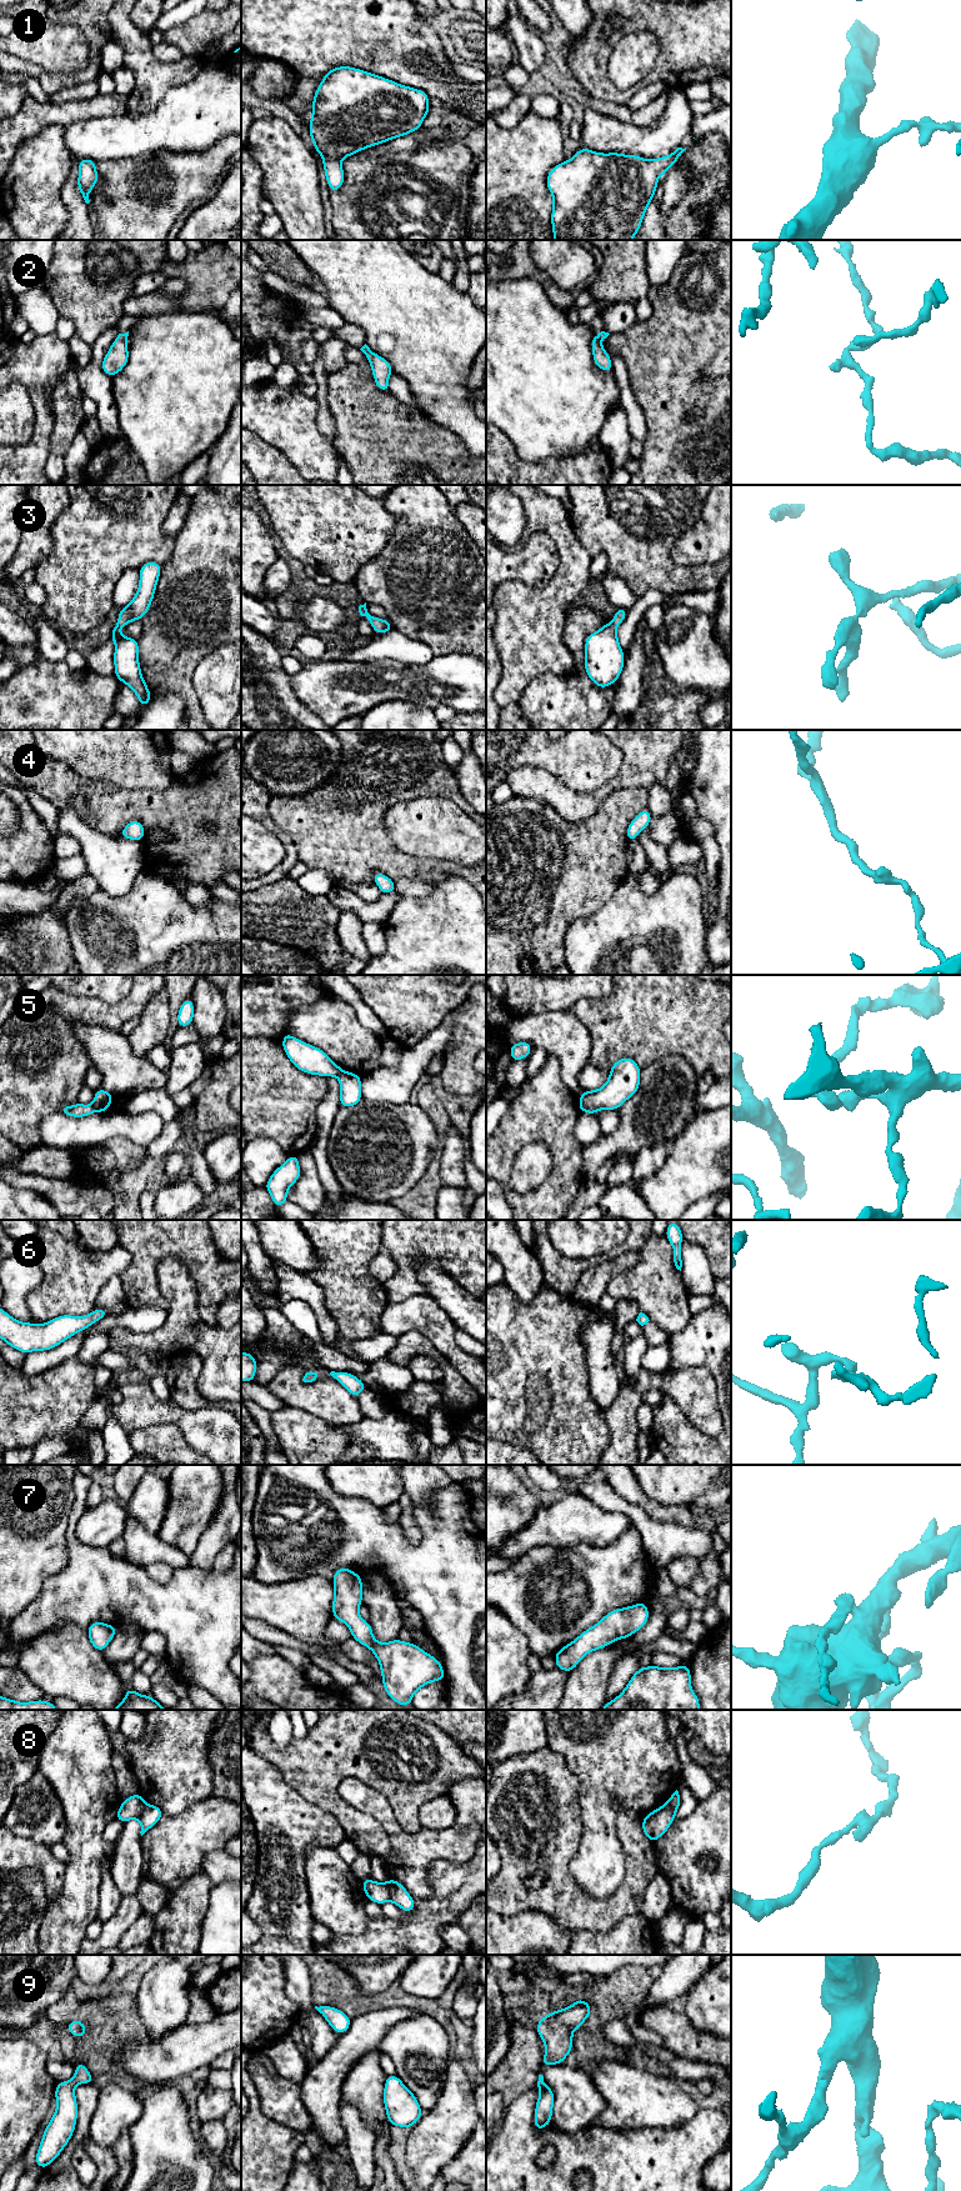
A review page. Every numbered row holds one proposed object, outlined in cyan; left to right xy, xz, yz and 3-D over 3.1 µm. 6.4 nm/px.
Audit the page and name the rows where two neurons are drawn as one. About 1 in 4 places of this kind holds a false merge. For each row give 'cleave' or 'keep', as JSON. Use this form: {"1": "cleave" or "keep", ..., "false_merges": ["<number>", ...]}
{"1": "keep", "2": "keep", "3": "keep", "4": "keep", "5": "cleave", "6": "keep", "7": "keep", "8": "cleave", "9": "keep", "false_merges": ["5", "8"]}

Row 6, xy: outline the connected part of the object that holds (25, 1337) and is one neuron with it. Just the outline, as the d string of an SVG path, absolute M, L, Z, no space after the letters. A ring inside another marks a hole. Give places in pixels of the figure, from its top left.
M99 1307L85 1316L60 1315L45 1324L30 1324L21 1322L0 1309L0 1339L25 1355L46 1351L107 1315L106 1310Z

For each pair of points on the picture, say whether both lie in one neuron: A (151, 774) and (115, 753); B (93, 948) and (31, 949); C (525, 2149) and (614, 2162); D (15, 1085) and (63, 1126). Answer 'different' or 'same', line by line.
A: same
B: different
C: same
D: different

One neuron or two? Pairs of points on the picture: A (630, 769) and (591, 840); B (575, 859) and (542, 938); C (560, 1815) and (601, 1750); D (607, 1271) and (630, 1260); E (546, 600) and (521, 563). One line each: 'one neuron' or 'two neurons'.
A: two neurons
B: one neuron
C: two neurons
D: one neuron
E: two neurons

